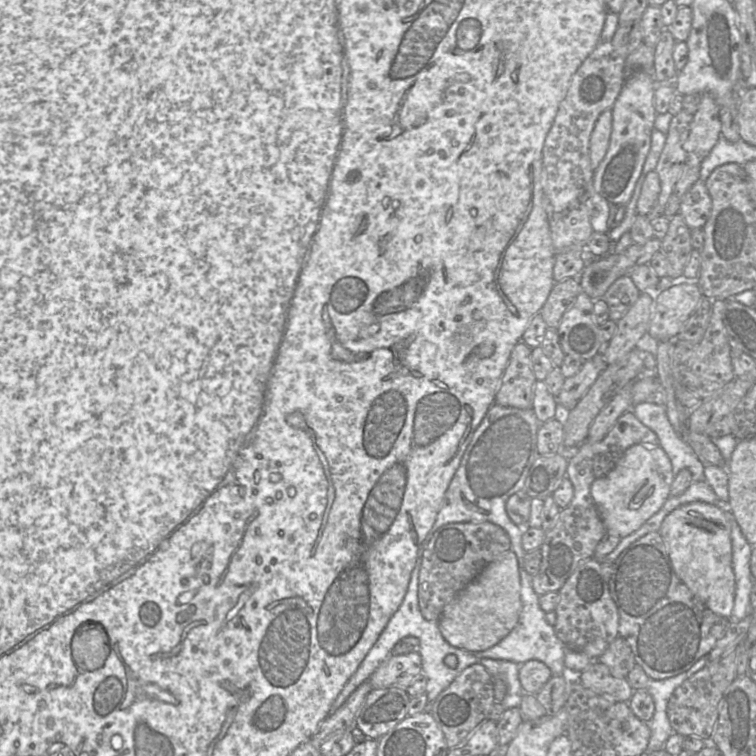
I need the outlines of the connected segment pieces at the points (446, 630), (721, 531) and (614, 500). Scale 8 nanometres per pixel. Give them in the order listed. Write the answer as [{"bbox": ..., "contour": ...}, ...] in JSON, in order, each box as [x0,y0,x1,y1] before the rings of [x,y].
[{"bbox":[438,550,521,652],"contour":[[[508,550],[489,563],[479,575],[448,603],[438,626],[451,645],[469,652],[484,651],[499,643],[515,627],[521,610],[518,560]]]},{"bbox":[659,502,734,619],"contour":[[[695,502],[680,506],[663,520],[659,533],[677,577],[713,613],[729,619],[734,607],[731,526],[721,508]]]},{"bbox":[591,444,673,538],"contour":[[[637,444],[629,447],[615,467],[591,485],[591,496],[606,530],[621,538],[638,530],[671,496],[673,479],[671,461],[660,446]]]}]

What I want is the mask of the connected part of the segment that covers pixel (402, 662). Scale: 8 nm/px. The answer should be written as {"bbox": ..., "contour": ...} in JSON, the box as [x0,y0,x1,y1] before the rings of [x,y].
{"bbox":[369,652,421,689],"contour":[[[418,652],[390,655],[370,676],[369,682],[372,689],[406,689],[421,673],[421,657]]]}

